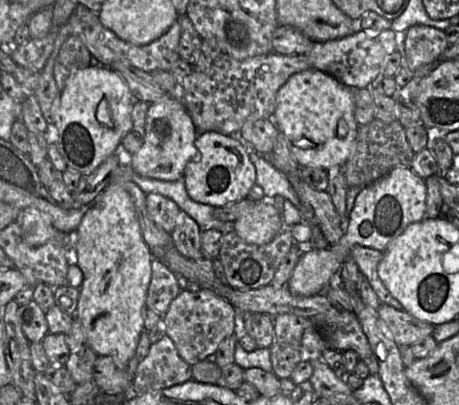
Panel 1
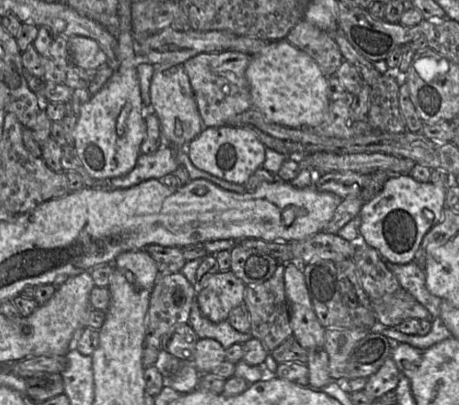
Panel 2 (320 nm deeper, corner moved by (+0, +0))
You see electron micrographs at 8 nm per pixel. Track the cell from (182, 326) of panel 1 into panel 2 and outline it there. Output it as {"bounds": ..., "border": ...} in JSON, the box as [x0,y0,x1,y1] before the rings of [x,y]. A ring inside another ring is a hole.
{"bounds":[197,271,246,323],"border":[[[219,271],[197,288],[201,313],[214,323],[228,319],[230,311],[244,301],[246,284],[232,271]]]}

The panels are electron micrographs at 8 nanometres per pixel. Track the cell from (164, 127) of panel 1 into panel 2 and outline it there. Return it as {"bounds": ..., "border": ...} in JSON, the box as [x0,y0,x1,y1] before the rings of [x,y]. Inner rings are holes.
{"bounds":[150,63,204,148],"border":[[[162,63],[153,65],[155,70],[150,85],[150,103],[160,122],[163,144],[170,144],[173,148],[187,147],[204,129],[189,77],[183,64]]]}

